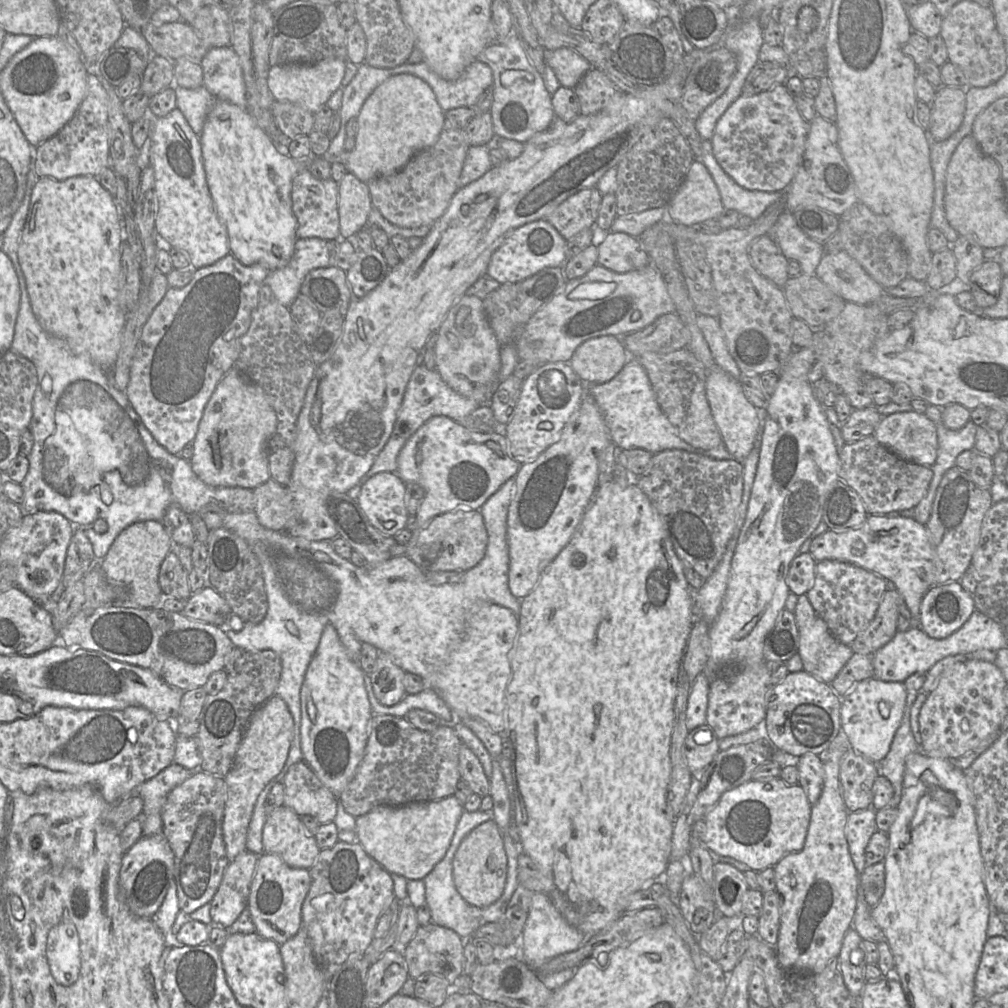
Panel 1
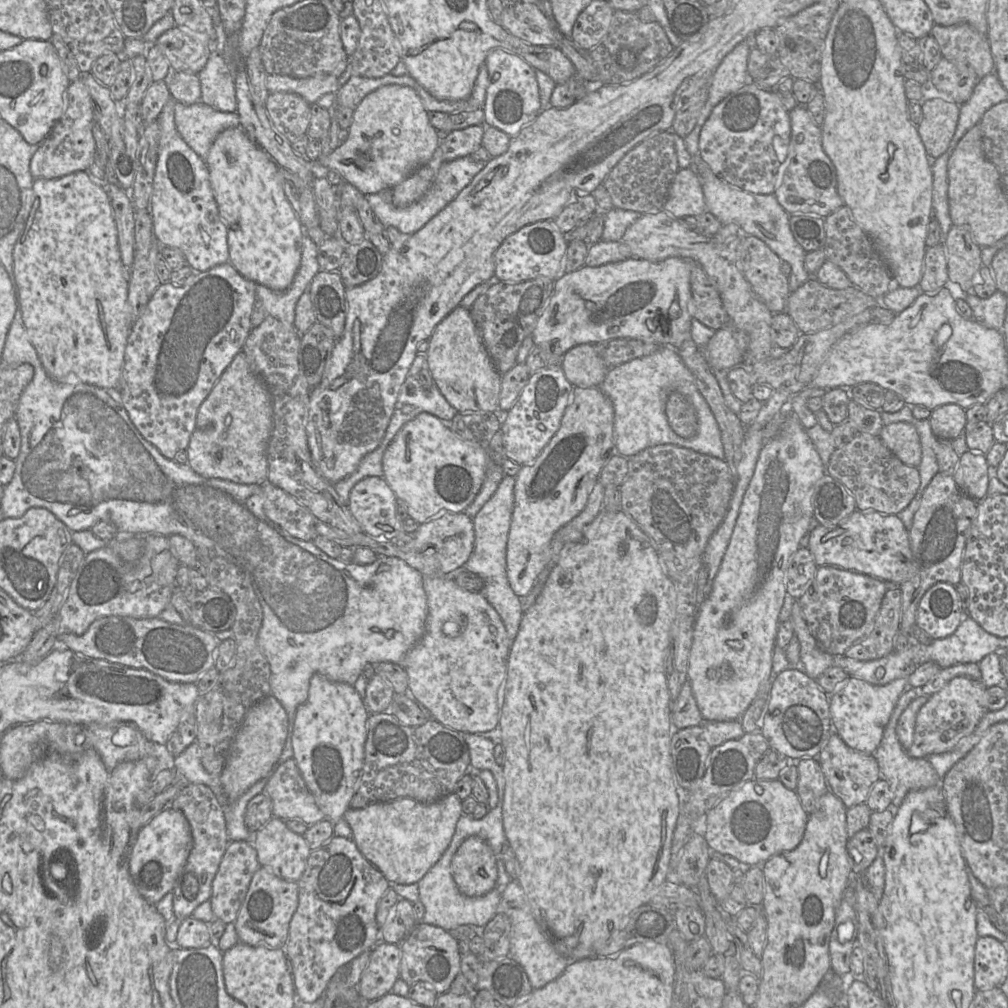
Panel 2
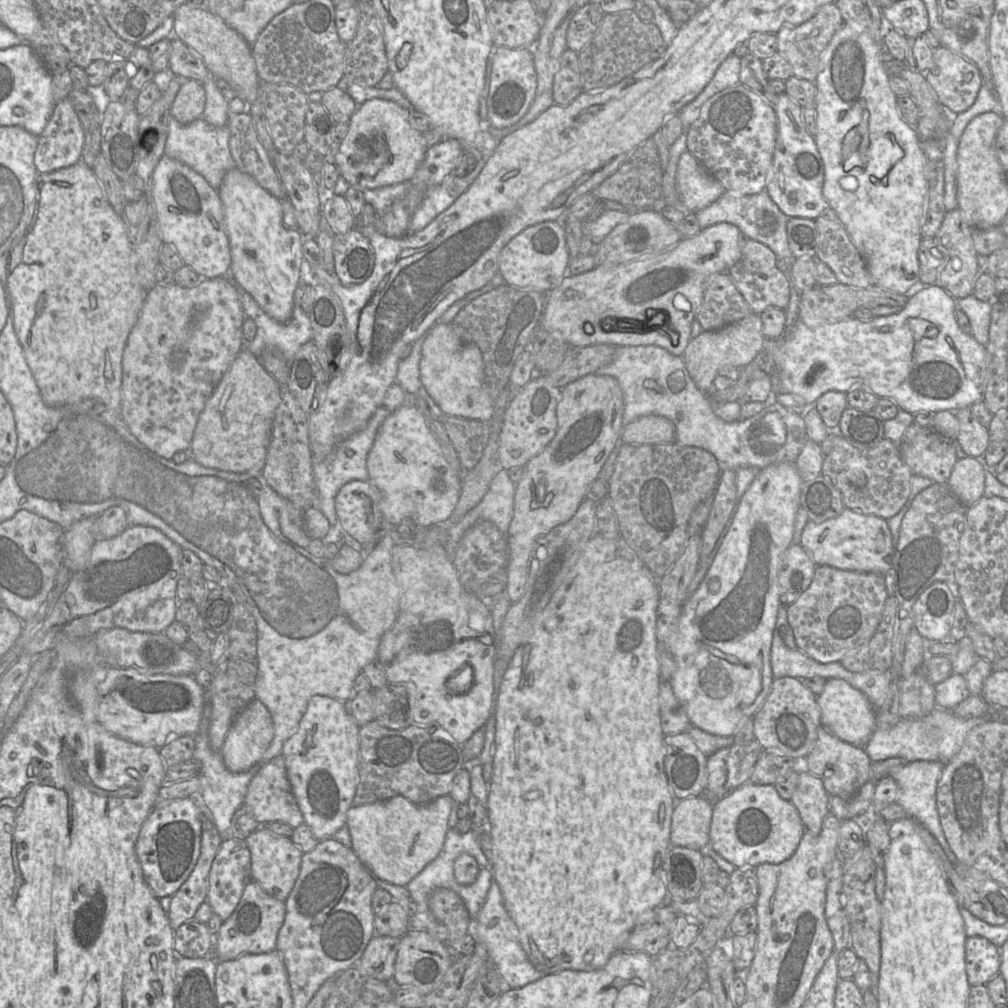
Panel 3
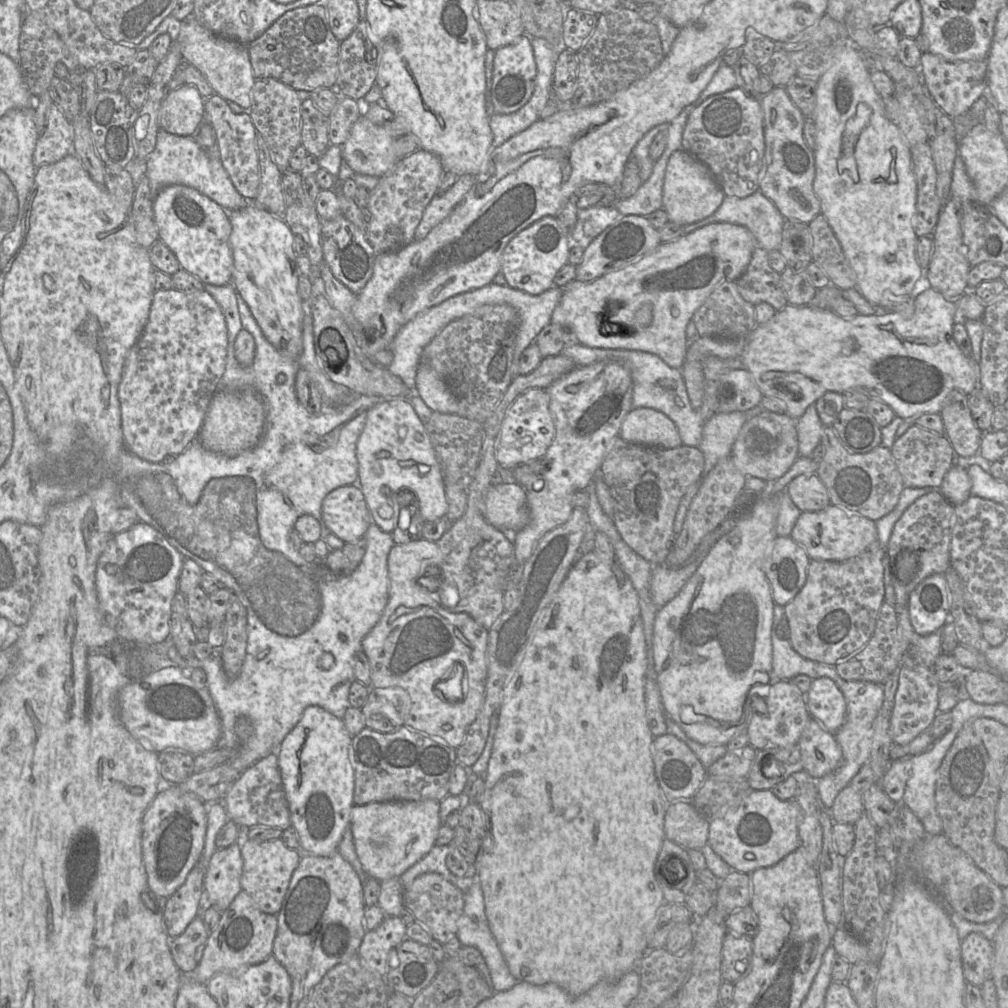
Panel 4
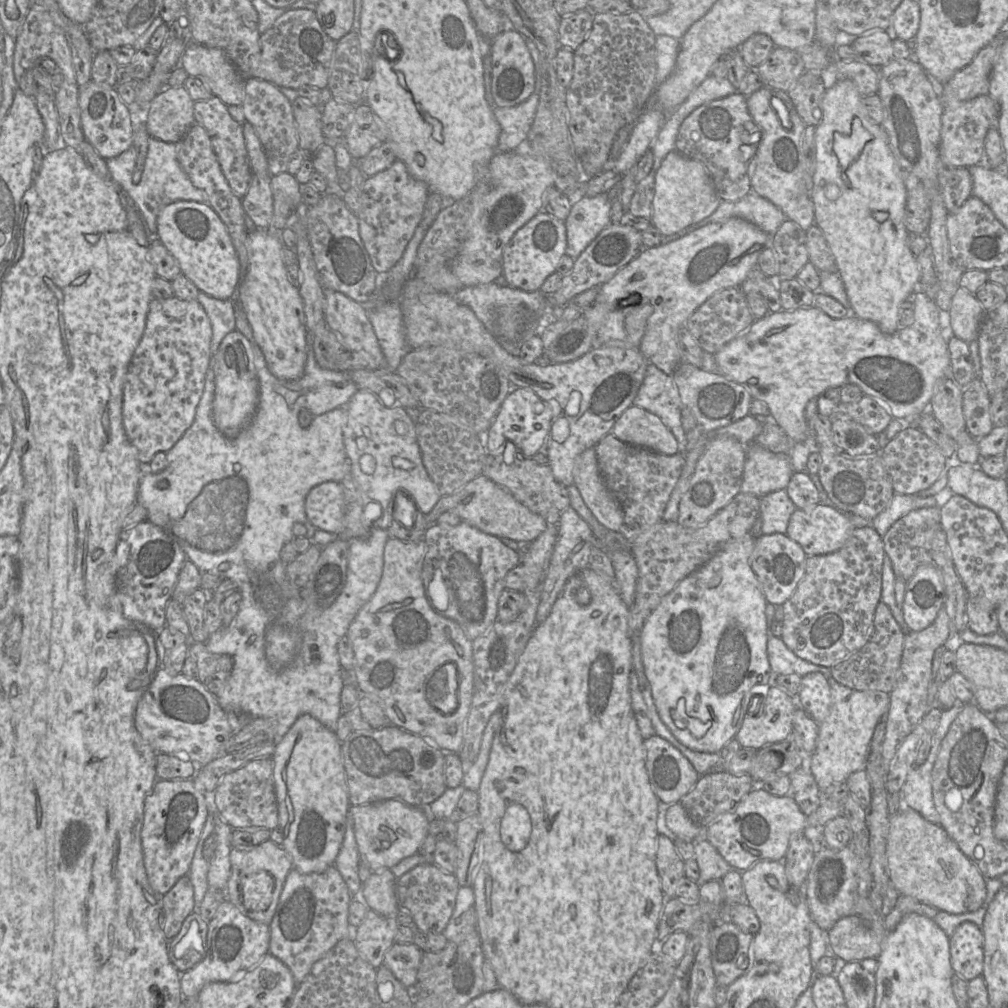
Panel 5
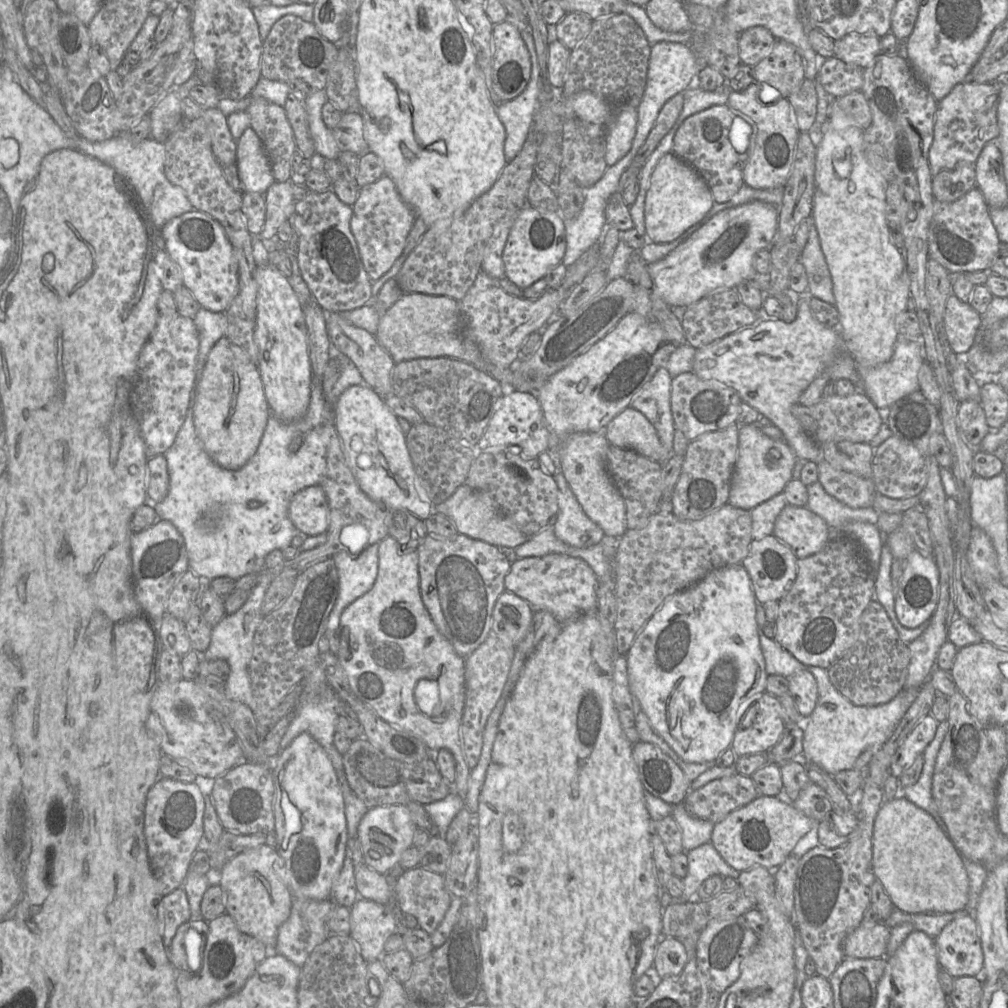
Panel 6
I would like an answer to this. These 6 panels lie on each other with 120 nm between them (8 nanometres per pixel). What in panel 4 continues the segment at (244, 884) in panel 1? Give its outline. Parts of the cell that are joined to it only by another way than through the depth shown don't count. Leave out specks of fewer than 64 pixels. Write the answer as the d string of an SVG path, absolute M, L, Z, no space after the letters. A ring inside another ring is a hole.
M241 837L233 844L215 849L204 877L204 898L220 911L226 910L241 888L243 860Z

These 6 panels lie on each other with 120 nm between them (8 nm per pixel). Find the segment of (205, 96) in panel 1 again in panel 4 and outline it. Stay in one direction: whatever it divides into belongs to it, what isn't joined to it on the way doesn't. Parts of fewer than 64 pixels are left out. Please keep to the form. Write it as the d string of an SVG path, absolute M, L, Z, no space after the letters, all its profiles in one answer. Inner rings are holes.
M159 130L156 146L148 160L138 157L132 159L124 168L132 177L137 188L142 177L149 179L153 198L165 187L184 185L191 187L215 201L228 214L252 204L255 199L247 199L240 195L225 170L221 158L209 155L196 141L194 136L178 136L165 130Z

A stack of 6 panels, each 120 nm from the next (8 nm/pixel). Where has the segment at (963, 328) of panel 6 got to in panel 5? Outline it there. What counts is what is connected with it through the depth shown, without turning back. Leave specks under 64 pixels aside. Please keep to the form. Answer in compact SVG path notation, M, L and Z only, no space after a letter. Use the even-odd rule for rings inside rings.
M958 287L951 301L948 324L955 336L966 343L977 340L984 310L976 296Z

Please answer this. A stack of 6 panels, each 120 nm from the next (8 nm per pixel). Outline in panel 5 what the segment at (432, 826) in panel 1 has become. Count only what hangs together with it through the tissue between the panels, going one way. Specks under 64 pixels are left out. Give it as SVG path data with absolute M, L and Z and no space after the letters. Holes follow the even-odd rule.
M400 800L350 805L349 810L360 859L366 861L372 872L391 869L401 860L417 854L429 834L430 820L424 809L411 807Z

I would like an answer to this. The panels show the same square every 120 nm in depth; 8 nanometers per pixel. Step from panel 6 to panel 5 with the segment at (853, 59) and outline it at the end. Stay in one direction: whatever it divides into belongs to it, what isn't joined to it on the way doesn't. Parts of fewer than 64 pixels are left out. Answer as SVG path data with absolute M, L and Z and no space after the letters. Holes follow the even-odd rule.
M874 28L856 37L850 46L864 63L871 67L882 67L893 60L893 39L897 38L891 32Z

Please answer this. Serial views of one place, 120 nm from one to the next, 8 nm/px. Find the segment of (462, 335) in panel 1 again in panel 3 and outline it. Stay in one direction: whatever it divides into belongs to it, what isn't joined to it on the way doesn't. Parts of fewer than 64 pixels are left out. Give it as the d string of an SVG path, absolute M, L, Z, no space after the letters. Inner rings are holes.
M436 323L423 337L420 358L422 386L445 416L457 416L491 423L494 401L484 385L484 362L480 349L463 342L451 323Z

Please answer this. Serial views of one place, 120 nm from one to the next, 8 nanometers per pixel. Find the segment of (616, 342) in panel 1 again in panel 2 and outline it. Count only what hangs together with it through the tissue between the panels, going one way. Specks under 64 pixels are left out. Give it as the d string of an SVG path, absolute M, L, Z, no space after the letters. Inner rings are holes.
M580 344L568 350L562 358L562 369L574 387L598 387L609 368L598 354L595 344Z

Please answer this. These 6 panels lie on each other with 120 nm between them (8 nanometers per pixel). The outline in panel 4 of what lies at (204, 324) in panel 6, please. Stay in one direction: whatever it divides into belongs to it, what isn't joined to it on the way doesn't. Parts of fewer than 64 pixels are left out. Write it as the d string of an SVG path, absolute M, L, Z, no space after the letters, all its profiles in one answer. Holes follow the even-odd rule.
M204 284L208 292L220 306L228 330L228 346L233 346L234 337L237 337L242 329L242 323L237 302L237 290L233 284L216 286Z

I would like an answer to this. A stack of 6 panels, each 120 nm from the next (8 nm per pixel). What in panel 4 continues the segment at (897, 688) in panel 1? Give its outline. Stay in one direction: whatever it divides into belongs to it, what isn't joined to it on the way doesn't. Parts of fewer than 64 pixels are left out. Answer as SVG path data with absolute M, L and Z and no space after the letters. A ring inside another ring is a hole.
M827 677L812 679L805 700L811 718L835 734L846 715L846 701L837 684Z

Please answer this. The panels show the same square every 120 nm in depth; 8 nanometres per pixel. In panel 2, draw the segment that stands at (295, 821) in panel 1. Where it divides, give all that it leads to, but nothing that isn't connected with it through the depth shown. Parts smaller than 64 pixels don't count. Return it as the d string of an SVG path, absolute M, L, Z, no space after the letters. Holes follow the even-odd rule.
M272 817L253 834L251 844L256 849L260 866L268 868L279 878L289 882L298 882L304 874L311 849L303 835L291 831L285 820Z

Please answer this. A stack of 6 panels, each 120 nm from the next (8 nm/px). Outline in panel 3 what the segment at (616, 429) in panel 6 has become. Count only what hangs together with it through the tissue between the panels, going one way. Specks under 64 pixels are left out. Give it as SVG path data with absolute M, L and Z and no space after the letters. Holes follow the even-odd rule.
M645 415L624 426L620 442L624 444L663 444L674 443L674 441L673 422L661 416Z

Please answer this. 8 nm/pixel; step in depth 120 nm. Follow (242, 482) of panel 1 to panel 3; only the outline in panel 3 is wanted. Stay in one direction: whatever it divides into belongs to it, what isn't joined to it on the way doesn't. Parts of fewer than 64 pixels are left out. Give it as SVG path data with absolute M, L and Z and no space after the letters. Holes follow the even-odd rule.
M243 348L199 415L189 448L190 458L205 467L228 472L262 472L279 403L276 380L254 354Z

